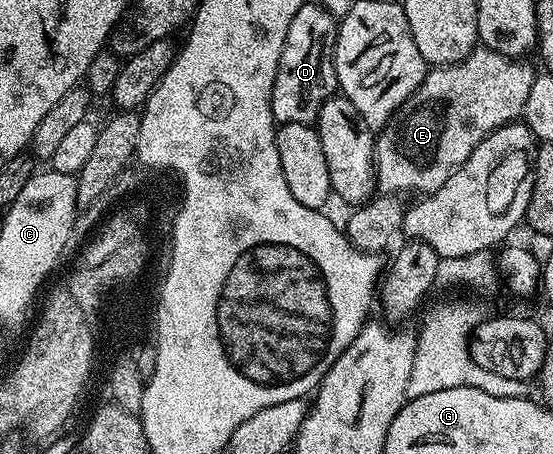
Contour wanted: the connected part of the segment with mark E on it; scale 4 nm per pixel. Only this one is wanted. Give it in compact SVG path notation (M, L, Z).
M476 47L469 56L457 63L453 63L452 65L436 65L428 68L423 81L417 87L417 91L413 91L413 95L409 95L409 99L405 99L405 103L401 103L398 111L383 124L382 129L378 130L375 138L375 180L377 182L378 192L380 194L398 195L406 195L405 193L426 195L437 192L445 183L445 179L449 179L449 175L456 173L467 162L469 155L473 155L477 143L481 143L492 131L499 129L502 125L518 122L522 118L525 99L529 99L529 91L533 88L533 83L537 76L537 70L529 62L530 60L520 59L518 57L506 57L492 49Z

